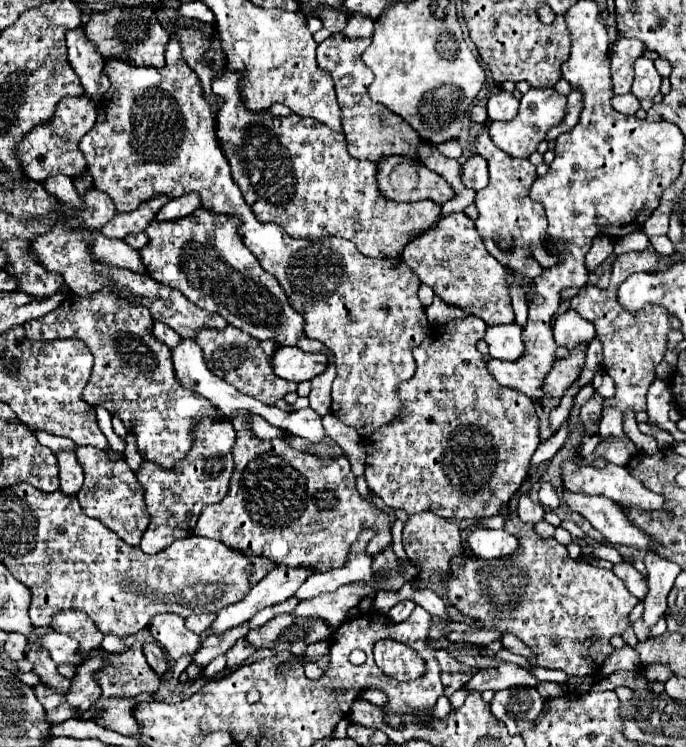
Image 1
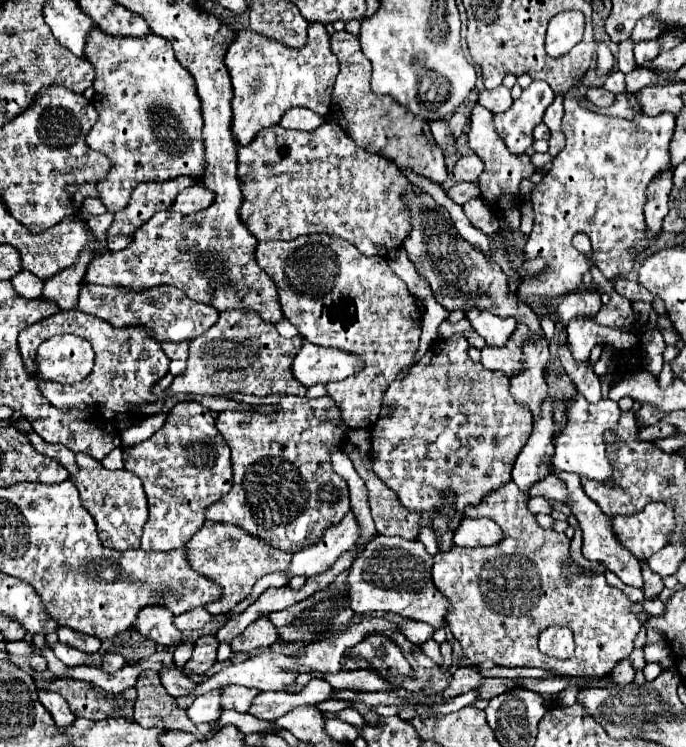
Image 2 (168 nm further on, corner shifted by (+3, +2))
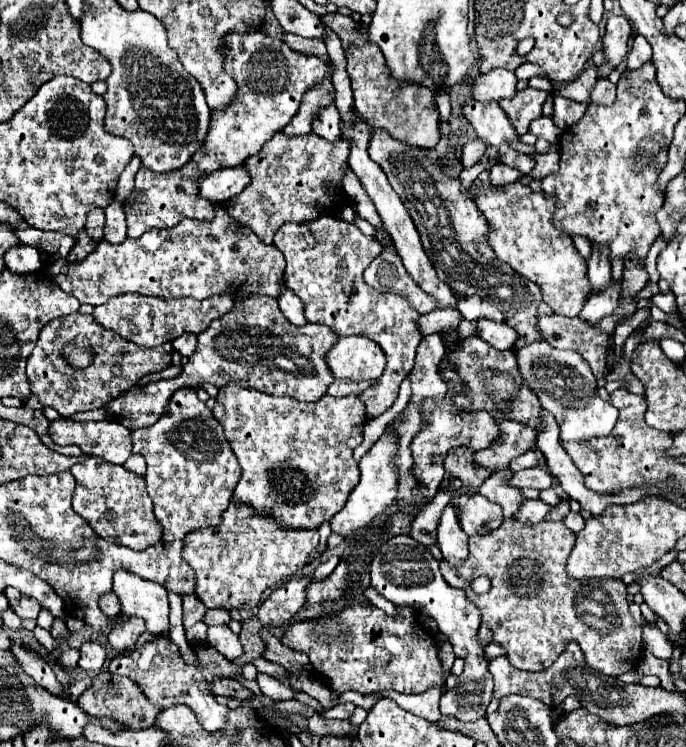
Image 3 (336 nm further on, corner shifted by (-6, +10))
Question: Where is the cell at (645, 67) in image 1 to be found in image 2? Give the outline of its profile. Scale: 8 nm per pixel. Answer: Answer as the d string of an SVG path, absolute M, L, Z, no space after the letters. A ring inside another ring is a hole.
M642 41L642 43L638 43L638 45L634 47L636 65L638 65L638 67L642 67L646 61L654 59L658 53L660 53L660 49L658 49L656 41Z

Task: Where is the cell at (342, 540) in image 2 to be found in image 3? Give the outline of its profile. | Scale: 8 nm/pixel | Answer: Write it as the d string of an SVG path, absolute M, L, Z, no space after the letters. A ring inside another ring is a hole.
M385 429L383 435L375 441L375 445L359 461L361 469L359 485L351 491L345 507L331 519L331 527L335 533L341 533L345 537L353 535L361 527L369 525L379 513L383 513L395 501L397 495L397 465L393 465L395 455L397 455L397 433L389 433L389 429Z

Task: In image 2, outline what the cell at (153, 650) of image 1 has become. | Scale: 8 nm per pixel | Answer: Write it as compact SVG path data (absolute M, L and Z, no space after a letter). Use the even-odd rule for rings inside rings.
M166 667L166 669L158 671L158 675L160 675L160 681L162 681L164 689L174 697L186 695L194 689L194 681L190 681L182 671L178 671L174 667Z

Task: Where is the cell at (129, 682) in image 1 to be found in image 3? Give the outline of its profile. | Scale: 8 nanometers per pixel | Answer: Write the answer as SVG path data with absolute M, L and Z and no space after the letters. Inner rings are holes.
M155 637L153 641L147 641L133 651L127 651L127 653L113 657L109 663L109 671L115 675L125 675L131 681L135 681L137 685L141 685L141 691L155 705L159 705L163 709L167 709L175 703L189 705L195 711L199 723L207 731L217 731L225 725L225 715L229 709L215 701L215 697L205 689L205 681L217 681L217 677L237 677L237 675L241 675L241 667L231 663L229 659L225 659L211 645L207 647L207 643L205 645L201 645L201 643L193 645L193 653L195 653L199 665L185 663L179 647L169 637Z

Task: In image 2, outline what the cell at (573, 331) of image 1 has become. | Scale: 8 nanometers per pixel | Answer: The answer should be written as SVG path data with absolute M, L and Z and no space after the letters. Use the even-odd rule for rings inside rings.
M588 289L574 291L558 303L558 307L556 307L558 323L562 325L562 329L566 329L570 319L596 315L600 311L600 307L602 307L602 301L600 301L600 295L596 291L588 291Z

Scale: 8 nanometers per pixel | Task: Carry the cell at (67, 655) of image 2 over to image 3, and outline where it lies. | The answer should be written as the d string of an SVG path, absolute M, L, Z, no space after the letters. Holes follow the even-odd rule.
M83 643L81 645L81 659L79 659L79 667L85 671L101 671L103 663L105 663L105 647L101 643Z

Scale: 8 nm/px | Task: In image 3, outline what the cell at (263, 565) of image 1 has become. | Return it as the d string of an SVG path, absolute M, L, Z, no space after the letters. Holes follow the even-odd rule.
M231 501L217 527L197 529L183 539L183 559L193 567L197 575L195 593L207 607L253 609L259 605L263 591L311 563L317 547L317 529L281 529L277 521L253 513L249 505L235 505ZM231 527L237 529L231 533Z

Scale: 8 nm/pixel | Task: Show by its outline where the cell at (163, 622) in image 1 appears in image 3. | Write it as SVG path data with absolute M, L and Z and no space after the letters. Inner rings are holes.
M119 571L113 575L113 591L121 601L121 611L125 615L145 619L147 631L153 635L167 633L169 597L163 585L141 579L129 571Z

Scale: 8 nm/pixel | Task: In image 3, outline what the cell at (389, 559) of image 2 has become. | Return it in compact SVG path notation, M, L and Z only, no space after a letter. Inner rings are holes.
M397 535L387 541L371 563L371 585L395 605L411 605L421 613L427 613L437 621L439 631L451 641L455 655L465 661L465 671L459 675L459 683L441 695L441 713L461 721L477 721L485 717L485 709L493 697L493 677L489 673L489 659L485 657L483 645L477 639L481 625L481 611L467 599L463 589L447 585L441 577L437 559L429 549L417 543L413 537Z

